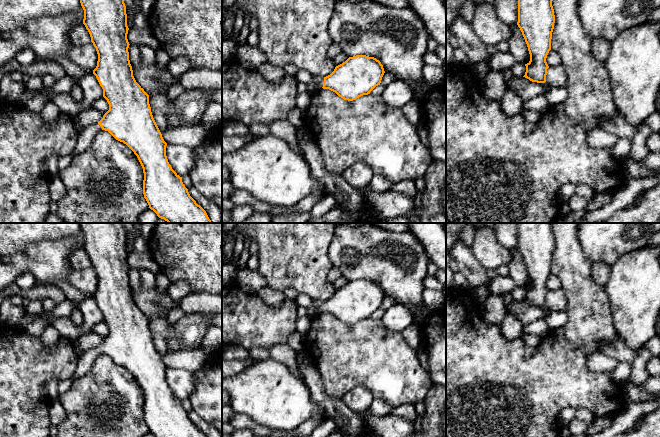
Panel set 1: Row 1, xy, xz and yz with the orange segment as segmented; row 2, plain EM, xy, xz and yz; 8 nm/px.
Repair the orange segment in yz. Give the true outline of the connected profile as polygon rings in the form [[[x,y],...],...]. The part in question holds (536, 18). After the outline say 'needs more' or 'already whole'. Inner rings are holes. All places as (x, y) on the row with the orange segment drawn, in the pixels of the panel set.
[[[518,0],[518,22],[528,47],[530,61],[525,64],[523,77],[532,82],[545,83],[547,69],[546,58],[551,50],[552,32],[555,15],[553,0]]] | already whole

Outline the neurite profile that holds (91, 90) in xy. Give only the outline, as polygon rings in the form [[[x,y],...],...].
[[[87,73],[83,77],[81,77],[79,79],[79,85],[82,88],[81,102],[83,104],[83,109],[77,116],[73,118],[73,123],[78,133],[80,133],[83,130],[82,128],[81,129],[78,128],[80,114],[86,109],[90,108],[91,104],[95,100],[103,97],[103,89],[93,73]]]

